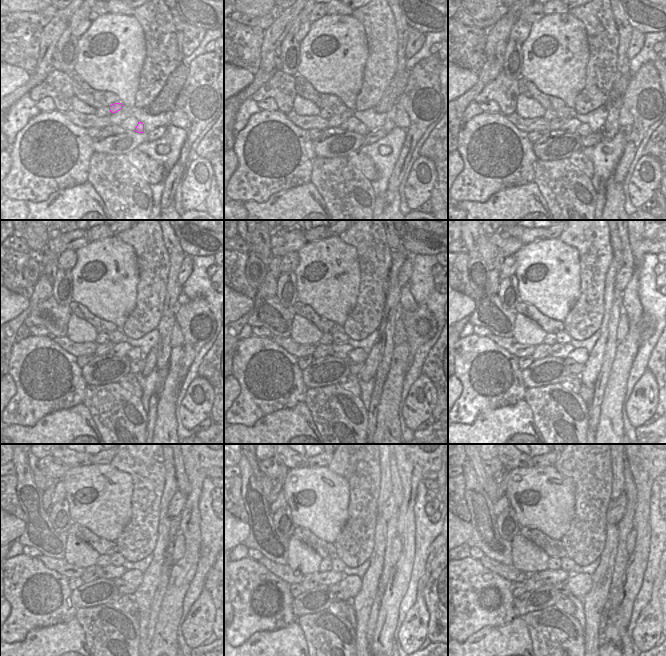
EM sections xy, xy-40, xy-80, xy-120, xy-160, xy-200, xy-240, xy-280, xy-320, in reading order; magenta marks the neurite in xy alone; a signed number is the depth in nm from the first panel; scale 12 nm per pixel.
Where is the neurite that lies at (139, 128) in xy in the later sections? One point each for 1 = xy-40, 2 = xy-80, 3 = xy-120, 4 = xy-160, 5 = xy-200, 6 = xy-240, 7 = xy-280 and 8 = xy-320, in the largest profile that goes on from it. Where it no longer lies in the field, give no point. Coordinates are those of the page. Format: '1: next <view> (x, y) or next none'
1: next xy-40 (361, 128)
2: next xy-80 (584, 131)
3: next xy-120 (135, 354)
4: next xy-160 (357, 357)
5: next xy-200 (576, 359)
6: next xy-240 (126, 584)
7: next xy-280 (349, 586)
8: next xy-320 (573, 586)

